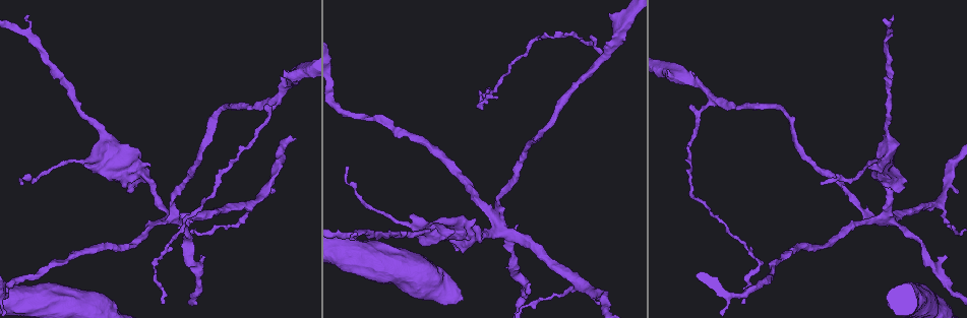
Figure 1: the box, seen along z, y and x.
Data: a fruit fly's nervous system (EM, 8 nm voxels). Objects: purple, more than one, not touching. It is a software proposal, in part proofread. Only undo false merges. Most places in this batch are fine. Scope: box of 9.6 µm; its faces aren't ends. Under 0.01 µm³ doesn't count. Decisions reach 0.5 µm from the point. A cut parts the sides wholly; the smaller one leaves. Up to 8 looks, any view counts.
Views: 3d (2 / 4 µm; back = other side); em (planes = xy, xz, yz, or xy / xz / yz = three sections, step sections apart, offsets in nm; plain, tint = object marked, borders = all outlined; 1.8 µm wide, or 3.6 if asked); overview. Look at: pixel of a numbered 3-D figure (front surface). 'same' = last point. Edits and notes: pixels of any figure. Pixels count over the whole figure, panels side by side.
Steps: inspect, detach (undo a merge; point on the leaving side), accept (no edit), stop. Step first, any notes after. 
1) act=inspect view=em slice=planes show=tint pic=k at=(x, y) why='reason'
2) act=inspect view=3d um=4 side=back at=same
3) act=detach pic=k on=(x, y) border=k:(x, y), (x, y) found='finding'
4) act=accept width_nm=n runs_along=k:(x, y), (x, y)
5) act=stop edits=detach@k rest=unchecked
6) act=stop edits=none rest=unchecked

act=inspect view=em um=3.6 slice=planes show=tint pic=1 at=(890, 135) why='two arms in line, one across'

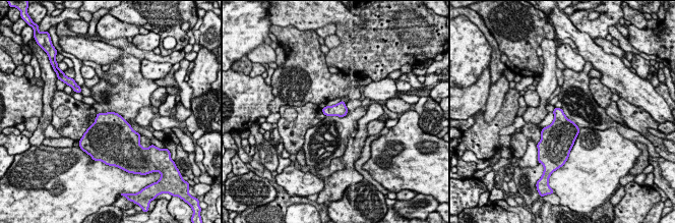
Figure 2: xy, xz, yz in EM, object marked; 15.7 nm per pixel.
act=accept found='one neuron here'

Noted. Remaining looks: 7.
act=inspect view=em slice=planes show=tint pic=1 at=(599, 60) why='abrupt turn'

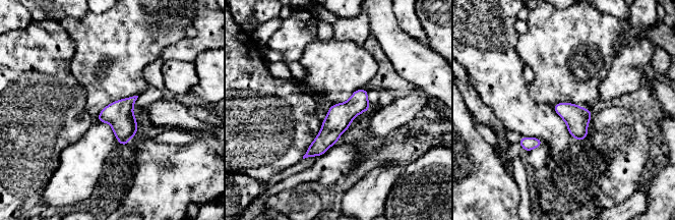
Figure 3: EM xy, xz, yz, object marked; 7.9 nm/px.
act=accept runs_along=3:(364, 92), (308, 154) found='continuous, no second neuron'

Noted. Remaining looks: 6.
act=inspect view=3d um=4 pic=1 at=(884, 216)

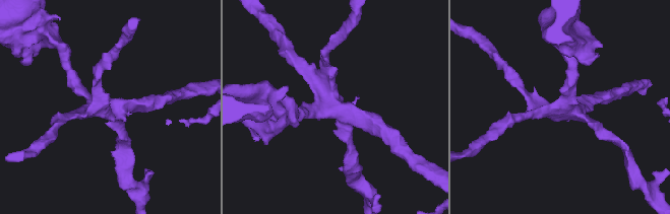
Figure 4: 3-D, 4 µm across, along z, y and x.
act=inspect view=em slice=xz step=4 show=tint pic=4 at=(566, 105)

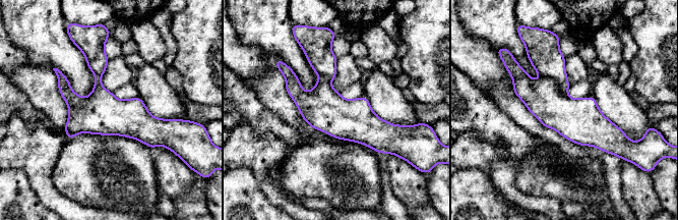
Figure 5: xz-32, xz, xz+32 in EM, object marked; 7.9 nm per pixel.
act=detach pic=5 on=(544, 54) border=5:(541, 74), (550, 76), (566, 95) found='a second neuron is stuck on'

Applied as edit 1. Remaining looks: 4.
act=stop edits=detach@5 rest=unchecked

